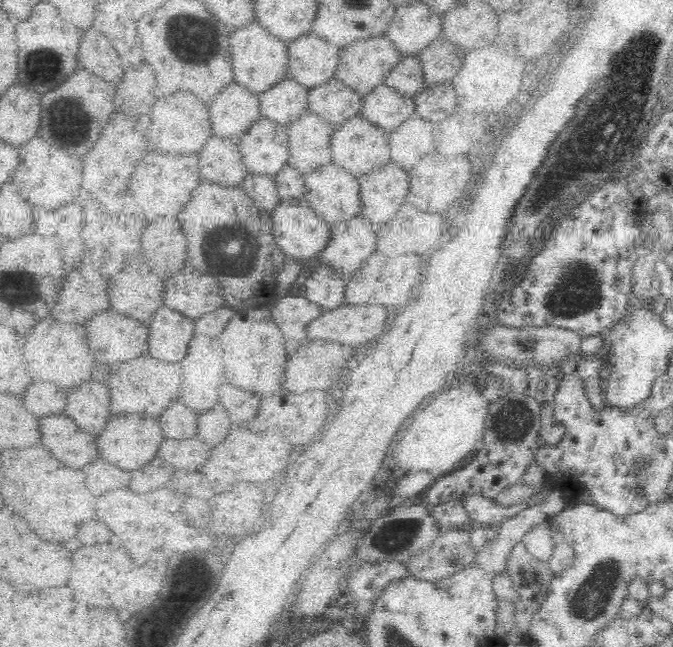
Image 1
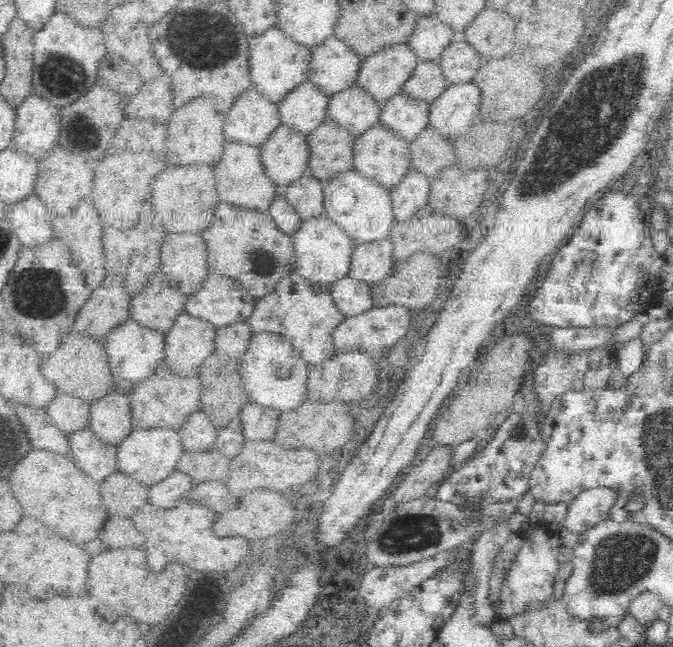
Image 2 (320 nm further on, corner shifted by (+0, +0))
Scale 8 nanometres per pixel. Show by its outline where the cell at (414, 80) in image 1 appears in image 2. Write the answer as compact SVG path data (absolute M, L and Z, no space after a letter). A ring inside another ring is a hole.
M419 60L402 88L402 92L408 97L426 101L428 104L444 90L446 82L436 60Z

